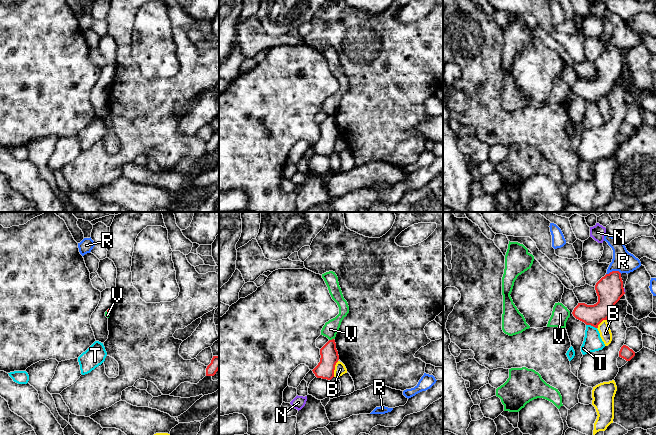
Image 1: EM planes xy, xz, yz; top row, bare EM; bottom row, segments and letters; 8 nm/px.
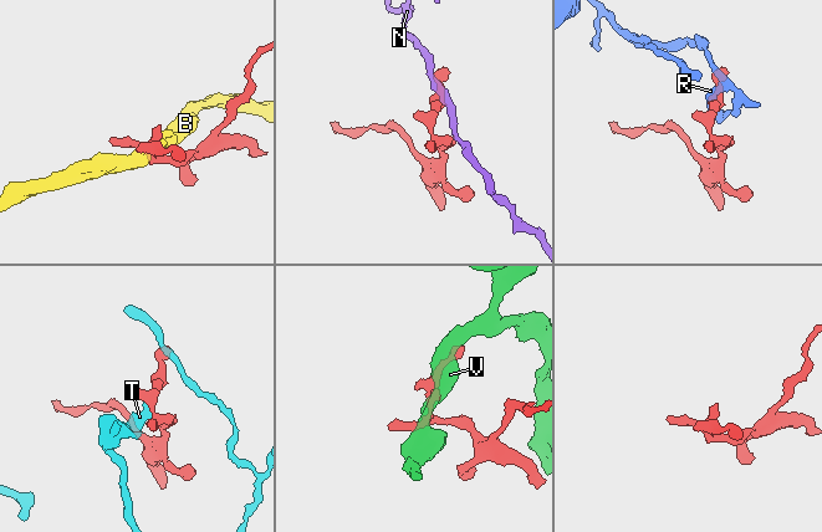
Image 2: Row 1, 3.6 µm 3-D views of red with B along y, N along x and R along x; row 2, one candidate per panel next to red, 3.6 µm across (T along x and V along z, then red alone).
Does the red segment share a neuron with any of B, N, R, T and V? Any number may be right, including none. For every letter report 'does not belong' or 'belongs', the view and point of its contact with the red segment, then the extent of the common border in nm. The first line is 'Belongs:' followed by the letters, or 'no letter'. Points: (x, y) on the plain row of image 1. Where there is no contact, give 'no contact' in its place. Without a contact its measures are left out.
Belongs: no letter
B: does not belong; meets red in xz at (334, 145); contact 130 nm long
N: does not belong; meets red in yz at (623, 66); contact 40 nm long
R: does not belong; meets red in yz at (613, 47); contact 130 nm long
T: does not belong; meets red in yz at (591, 101); contact 90 nm long
V: does not belong; meets red in xz at (332, 115); contact 40 nm long

